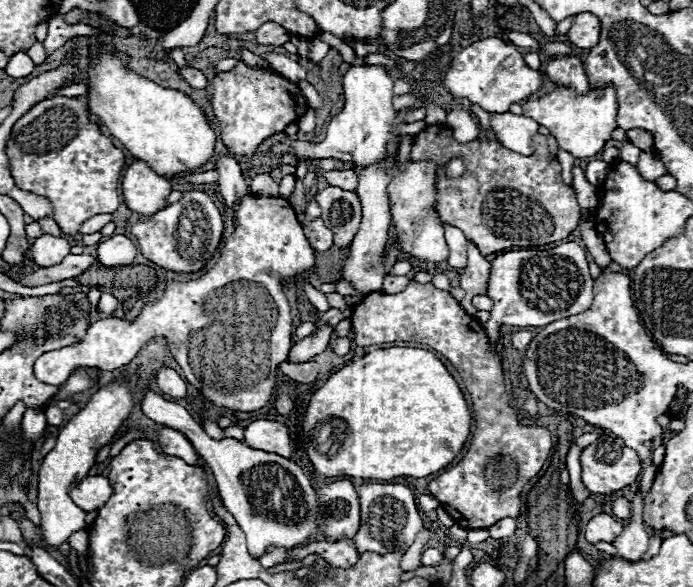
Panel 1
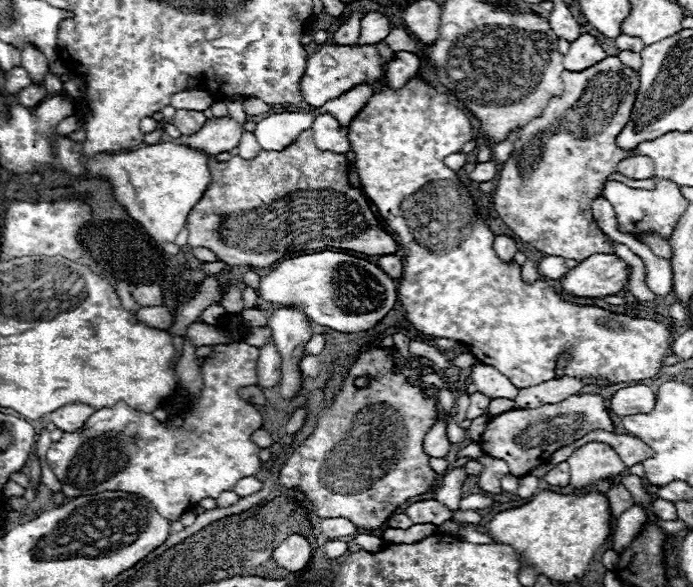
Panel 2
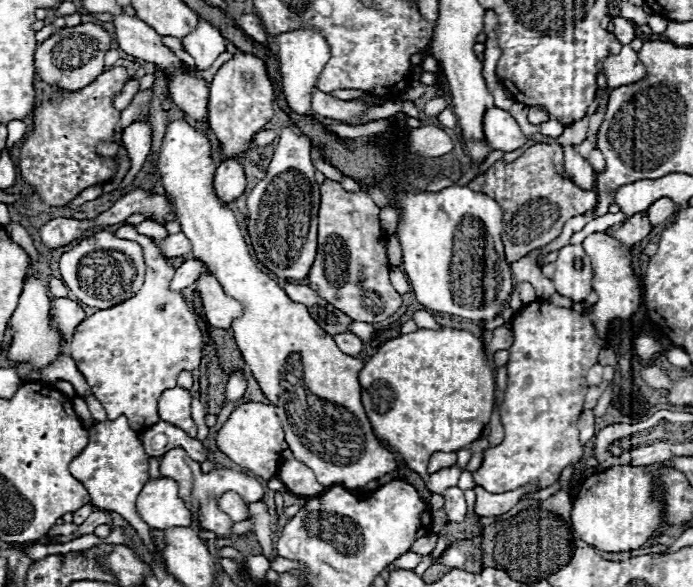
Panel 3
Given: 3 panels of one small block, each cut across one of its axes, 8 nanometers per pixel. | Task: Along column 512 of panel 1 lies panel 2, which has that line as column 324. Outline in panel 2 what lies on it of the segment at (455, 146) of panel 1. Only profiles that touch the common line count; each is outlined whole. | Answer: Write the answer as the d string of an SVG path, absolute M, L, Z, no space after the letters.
M304 130L288 148L280 152L260 150L260 154L252 160L232 156L226 162L218 162L210 158L208 168L212 174L212 182L186 220L188 246L206 246L230 266L242 264L256 268L268 268L276 260L282 260L284 254L316 248L354 250L368 256L386 256L388 252L396 254L396 240L380 226L374 212L370 210L366 196L358 188L352 188L348 184L348 158L344 154L318 150L312 136L312 130Z

